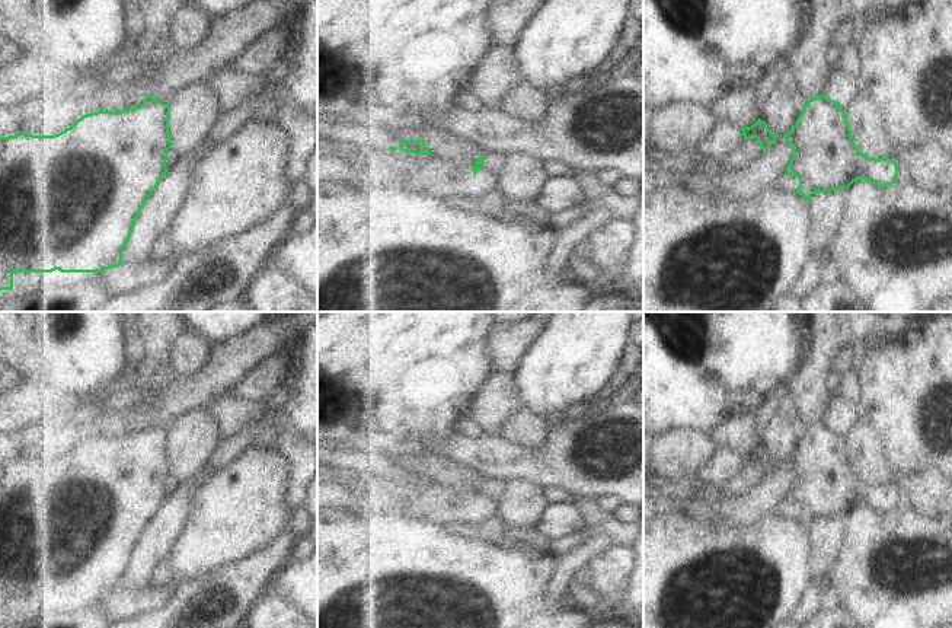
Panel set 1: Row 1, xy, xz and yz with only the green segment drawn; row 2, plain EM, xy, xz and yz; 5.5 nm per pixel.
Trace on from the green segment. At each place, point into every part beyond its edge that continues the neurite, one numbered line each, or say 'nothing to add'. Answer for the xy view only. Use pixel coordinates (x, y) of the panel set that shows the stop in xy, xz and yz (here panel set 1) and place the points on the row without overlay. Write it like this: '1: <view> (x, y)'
nothing to add

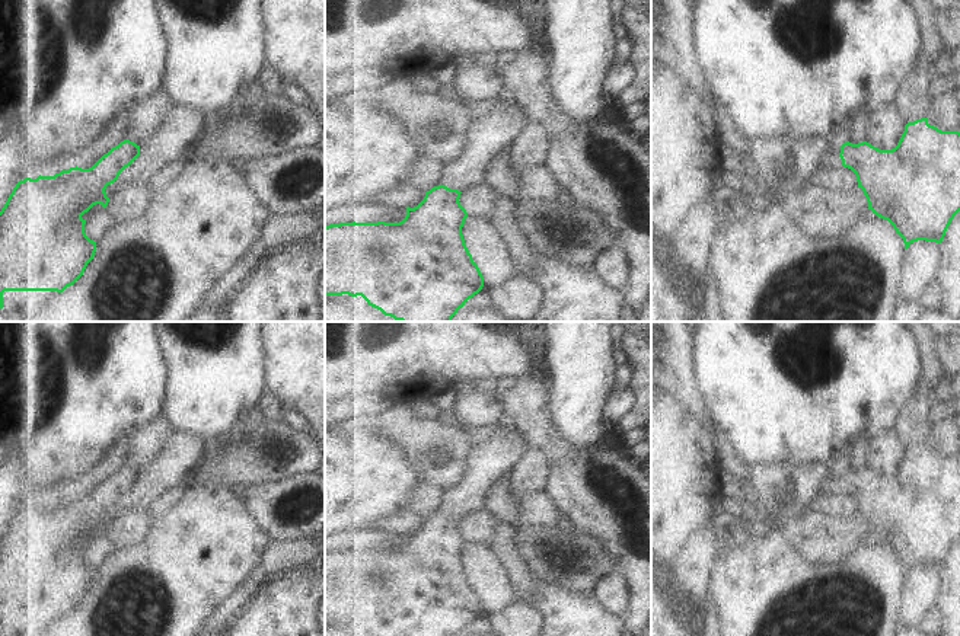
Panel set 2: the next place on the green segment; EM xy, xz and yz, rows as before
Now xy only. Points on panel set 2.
nothing to add

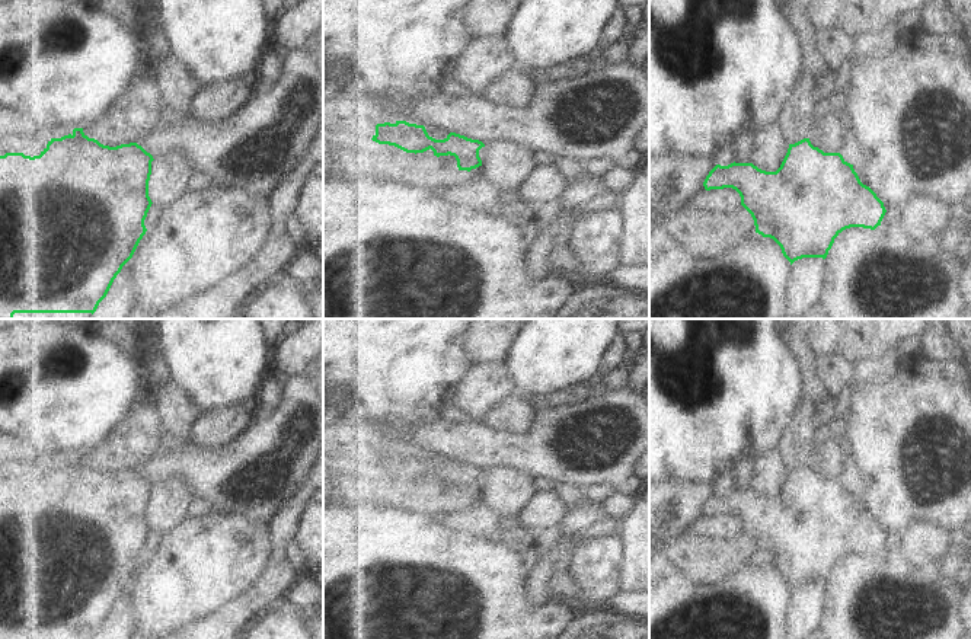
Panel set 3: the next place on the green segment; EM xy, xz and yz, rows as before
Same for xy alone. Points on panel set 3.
nothing to add

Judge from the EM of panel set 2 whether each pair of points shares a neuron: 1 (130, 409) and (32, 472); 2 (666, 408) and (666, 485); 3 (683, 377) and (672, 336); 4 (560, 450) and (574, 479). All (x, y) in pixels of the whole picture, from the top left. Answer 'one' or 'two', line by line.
1: one
2: one
3: one
4: one

